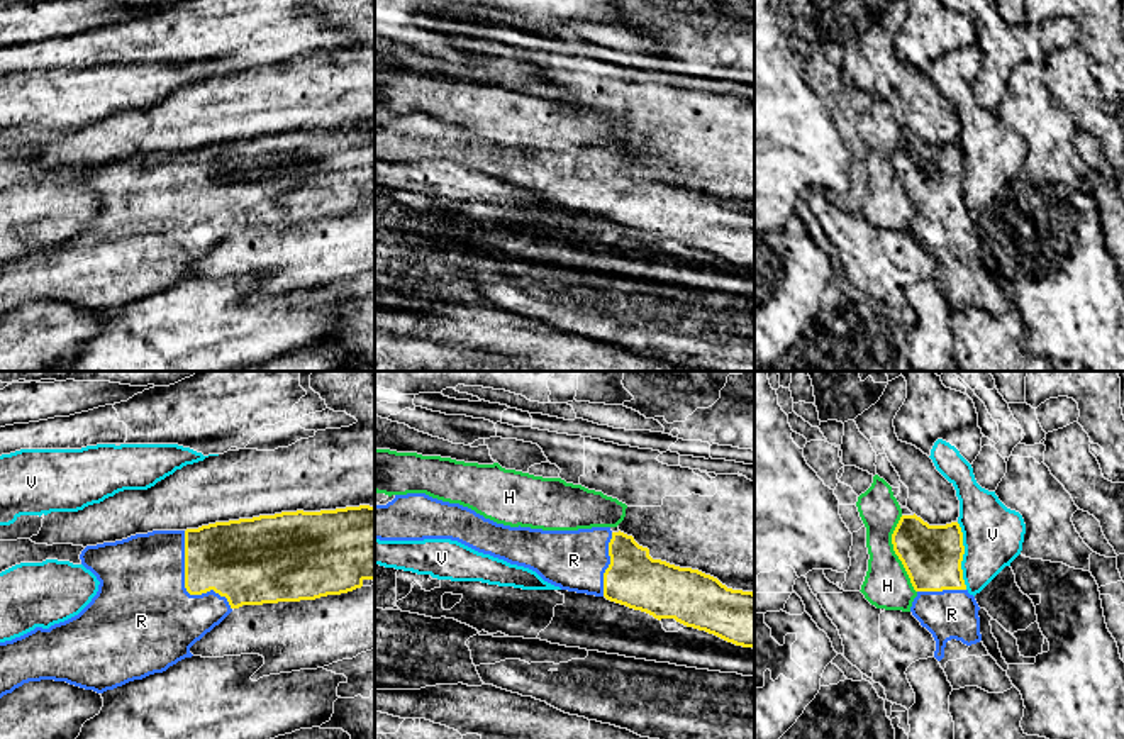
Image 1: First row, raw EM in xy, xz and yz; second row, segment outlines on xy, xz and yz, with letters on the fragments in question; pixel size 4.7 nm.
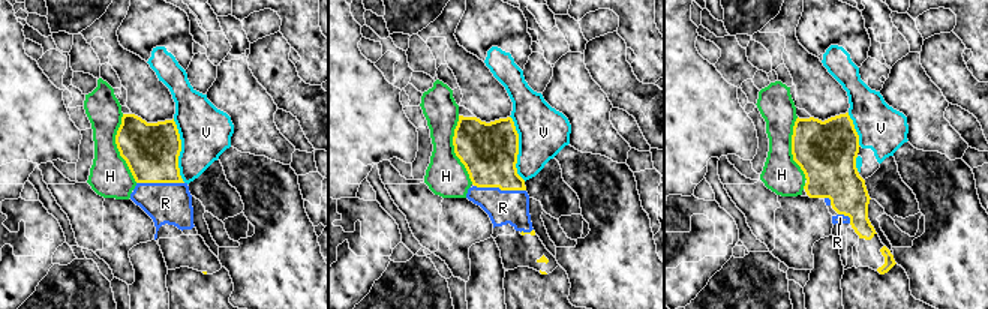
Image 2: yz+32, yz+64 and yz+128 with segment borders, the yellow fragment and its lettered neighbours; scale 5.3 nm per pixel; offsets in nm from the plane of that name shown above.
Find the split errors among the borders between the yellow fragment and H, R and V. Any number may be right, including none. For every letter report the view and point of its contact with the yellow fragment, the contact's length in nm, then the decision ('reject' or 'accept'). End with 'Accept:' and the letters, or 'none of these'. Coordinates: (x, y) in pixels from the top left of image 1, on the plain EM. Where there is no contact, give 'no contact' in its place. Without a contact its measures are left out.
H: yz (895, 173) | 380 nm | reject
R: xy (185, 205) | 440 nm | accept
V: yz (962, 177) | 320 nm | reject
Accept: R

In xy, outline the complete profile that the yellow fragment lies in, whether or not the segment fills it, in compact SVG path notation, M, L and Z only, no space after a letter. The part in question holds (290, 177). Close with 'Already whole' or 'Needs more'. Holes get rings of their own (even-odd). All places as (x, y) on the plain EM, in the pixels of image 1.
M359 125L320 132L281 132L275 136L259 136L229 142L215 142L198 149L186 151L153 151L136 154L122 161L86 166L80 175L81 185L90 190L100 202L97 215L75 237L54 244L49 249L36 247L34 251L0 263L0 319L29 302L54 300L103 314L134 300L142 300L154 293L163 293L185 278L192 278L190 268L207 253L219 246L234 229L242 225L263 225L278 222L315 220L327 215L341 215L363 207L364 200L375 202L375 127Z. Needs more

